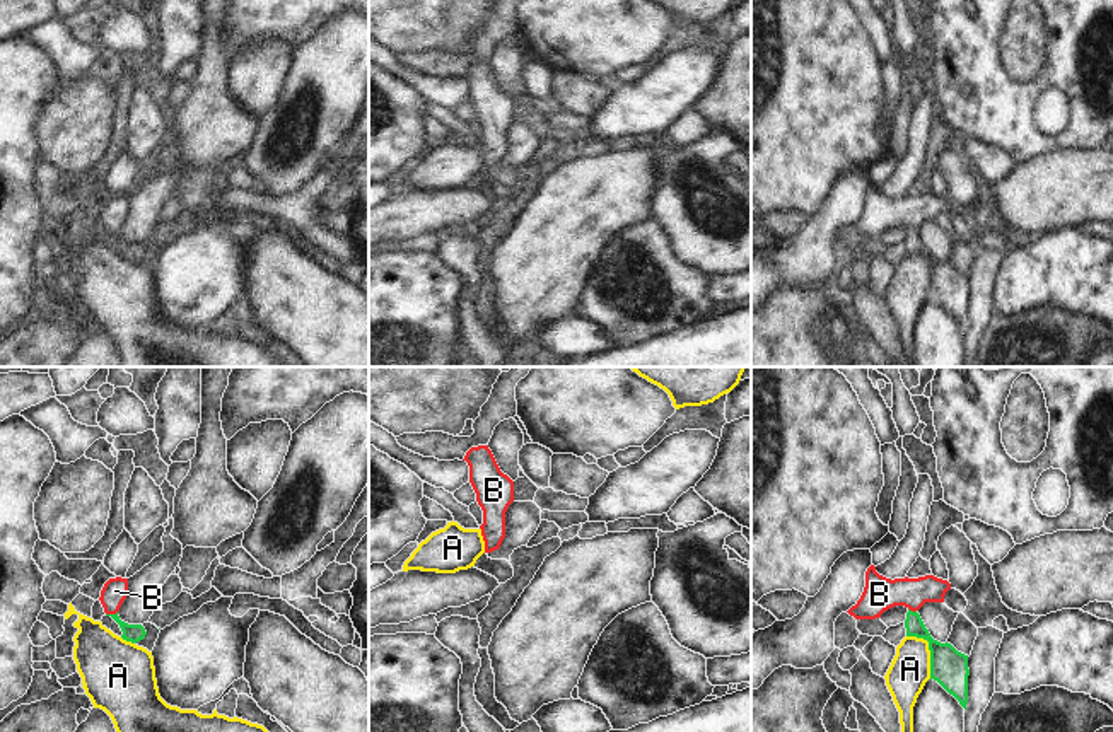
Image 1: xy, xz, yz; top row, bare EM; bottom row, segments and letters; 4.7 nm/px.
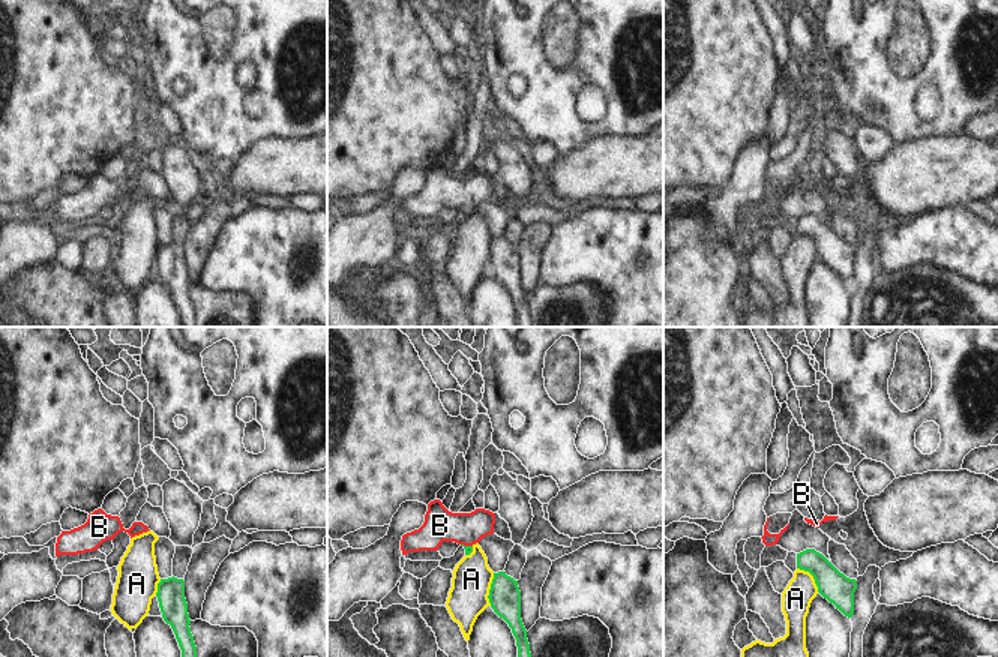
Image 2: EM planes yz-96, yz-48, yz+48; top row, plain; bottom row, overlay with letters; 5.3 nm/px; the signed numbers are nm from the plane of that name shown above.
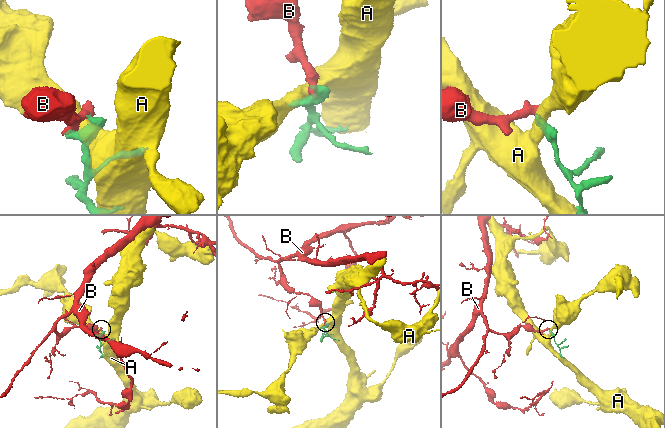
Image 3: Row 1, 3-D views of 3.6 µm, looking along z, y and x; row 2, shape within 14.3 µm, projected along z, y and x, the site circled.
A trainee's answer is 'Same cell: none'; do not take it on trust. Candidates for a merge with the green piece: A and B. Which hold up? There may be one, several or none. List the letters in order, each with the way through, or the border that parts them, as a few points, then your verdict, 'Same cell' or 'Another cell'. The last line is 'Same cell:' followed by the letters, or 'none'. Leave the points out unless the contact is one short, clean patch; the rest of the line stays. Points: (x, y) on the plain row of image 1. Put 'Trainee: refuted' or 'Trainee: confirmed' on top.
Trainee: refuted
A: Another cell
B: Path across: xy (134, 251), (111, 232), (111, 214), (115, 209). Same cell
Same cell: B

